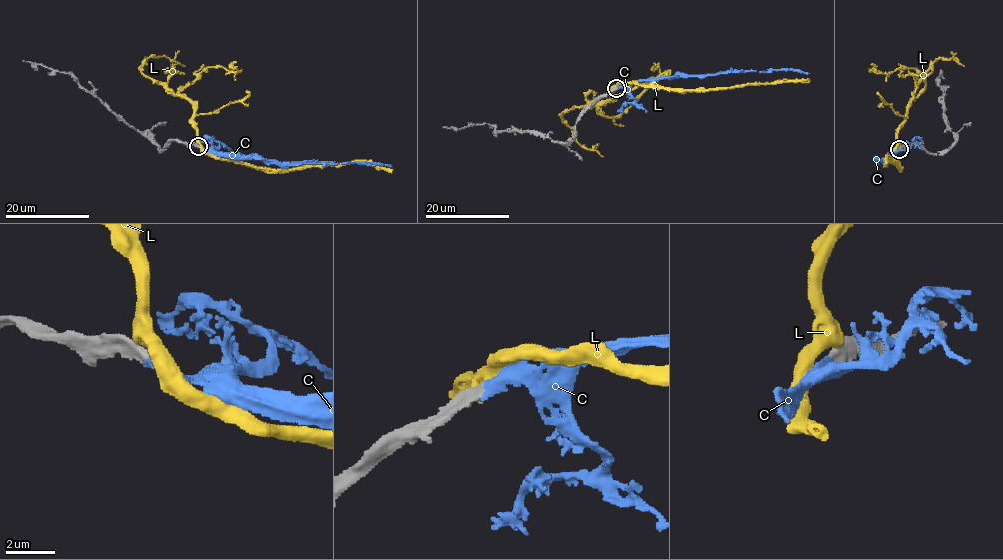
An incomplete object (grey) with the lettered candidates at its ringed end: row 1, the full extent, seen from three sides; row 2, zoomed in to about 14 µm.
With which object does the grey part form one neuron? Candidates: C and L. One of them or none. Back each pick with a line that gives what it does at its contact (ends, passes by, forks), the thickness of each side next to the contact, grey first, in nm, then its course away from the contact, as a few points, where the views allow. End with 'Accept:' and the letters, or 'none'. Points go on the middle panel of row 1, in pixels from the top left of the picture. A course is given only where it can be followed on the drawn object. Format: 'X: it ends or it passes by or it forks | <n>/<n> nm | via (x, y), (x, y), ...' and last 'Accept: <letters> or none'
C: it ends | 440/400 nm | via (616, 88), (624, 84), (681, 75), (791, 69), (809, 73)
Accept: C

